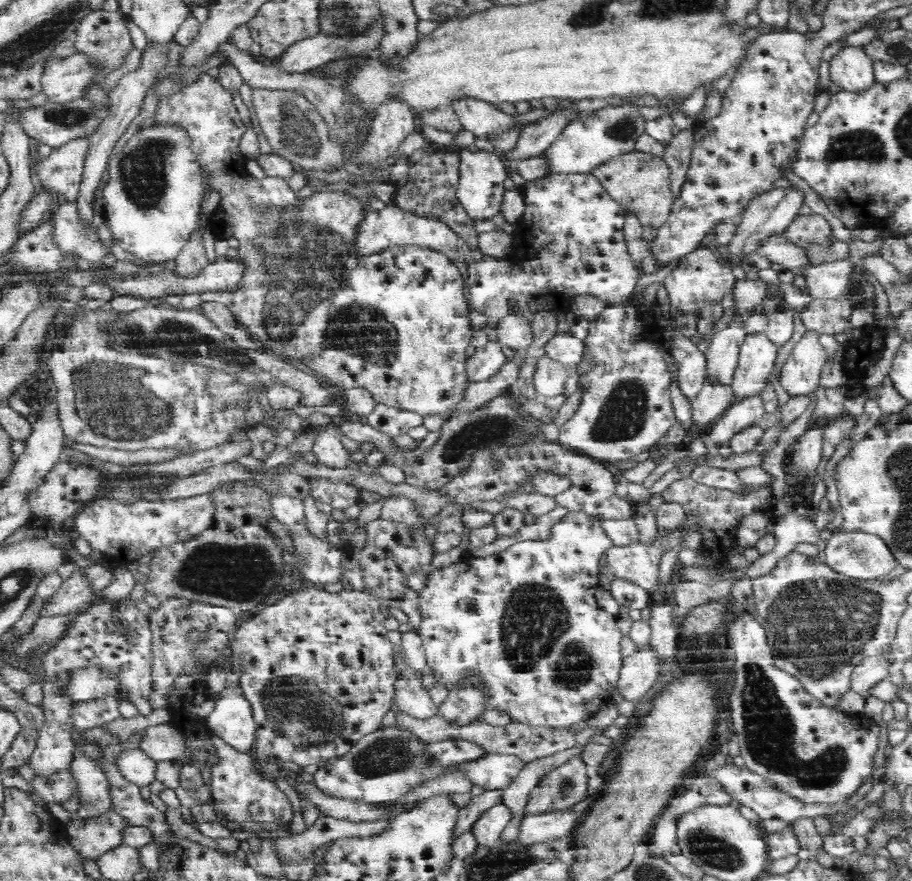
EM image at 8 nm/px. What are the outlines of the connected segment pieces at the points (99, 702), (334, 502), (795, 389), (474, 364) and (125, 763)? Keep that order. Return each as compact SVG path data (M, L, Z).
M106 696L88 702L75 702L72 708L75 730L83 731L114 722L120 718L119 701L117 697Z
M312 477L308 479L310 491L315 501L329 504L334 509L354 513L356 499L351 485L344 481L332 481L328 477Z
M806 330L780 370L780 384L791 397L808 397L808 394L812 394L820 386L820 373L827 354L819 341L819 336L820 333L816 330Z
M488 341L486 346L478 347L475 354L466 361L467 384L490 380L492 376L500 372L505 362L506 357L499 342Z
M139 746L124 750L115 765L126 780L138 787L149 786L156 781L156 761Z

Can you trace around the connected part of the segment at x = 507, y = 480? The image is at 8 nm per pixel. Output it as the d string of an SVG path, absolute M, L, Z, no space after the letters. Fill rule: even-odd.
M543 433L532 435L527 441L518 446L498 447L495 449L478 449L473 452L470 464L452 482L445 484L441 490L453 498L450 504L463 506L471 510L470 506L478 500L506 500L508 492L517 492L530 482L538 470L552 470L564 473L570 477L572 486L555 498L557 505L568 511L585 512L591 518L600 521L626 520L634 517L635 504L624 500L616 492L615 472L610 472L604 463L579 452L567 452L555 441L549 441Z

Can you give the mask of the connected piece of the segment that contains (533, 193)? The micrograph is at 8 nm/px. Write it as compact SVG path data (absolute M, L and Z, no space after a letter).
M592 172L576 173L576 174L564 174L564 173L550 173L546 176L525 182L521 188L524 191L524 201L526 201L525 211L518 220L518 226L514 231L513 237L513 249L505 257L493 257L485 255L481 261L474 262L468 267L468 278L466 280L466 286L469 287L468 301L472 308L486 317L494 316L494 318L504 318L510 315L521 316L528 319L528 322L532 322L532 318L540 313L551 312L556 314L559 318L570 318L569 307L572 300L577 297L595 297L600 299L606 307L610 306L623 306L633 296L636 282L639 279L639 272L634 264L632 255L628 250L628 243L626 237L624 237L625 218L624 208L622 208L616 199L612 198L612 195L600 184L600 181L596 180Z

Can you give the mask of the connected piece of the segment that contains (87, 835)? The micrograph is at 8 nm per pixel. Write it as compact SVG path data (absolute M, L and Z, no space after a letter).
M112 809L106 814L85 819L83 822L73 818L66 824L67 838L86 860L100 857L124 845L122 832L128 825L126 817Z

